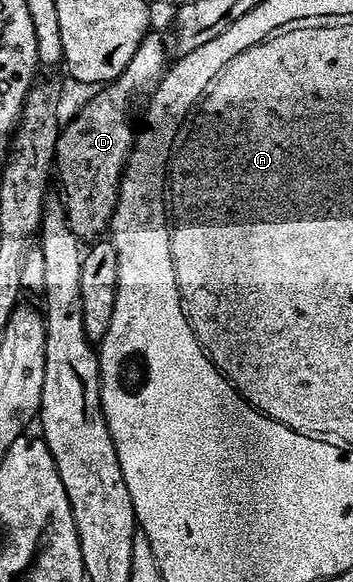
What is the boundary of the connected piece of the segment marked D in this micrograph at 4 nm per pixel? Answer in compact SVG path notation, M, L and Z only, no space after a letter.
M148 33L137 52L133 52L133 60L129 60L125 72L114 82L96 89L96 94L80 108L79 115L60 129L53 170L63 189L61 197L67 210L67 222L80 240L94 239L108 229L119 199L123 167L137 137L136 127L131 127L131 101L139 93L150 95L159 85L169 65L167 50L169 54L168 43L167 46L163 43L161 35Z

